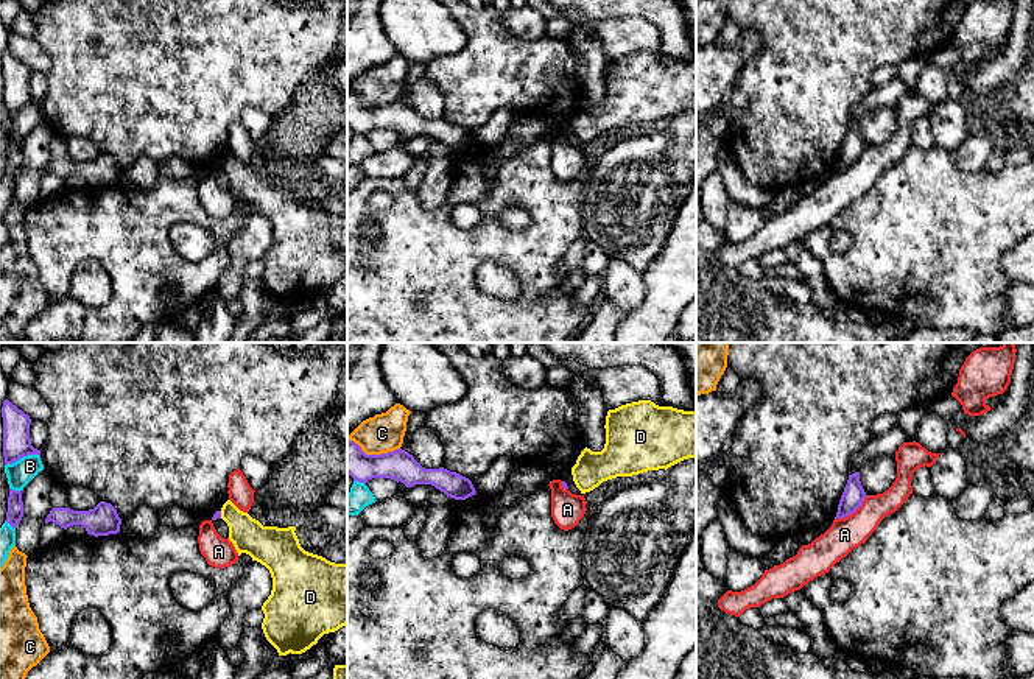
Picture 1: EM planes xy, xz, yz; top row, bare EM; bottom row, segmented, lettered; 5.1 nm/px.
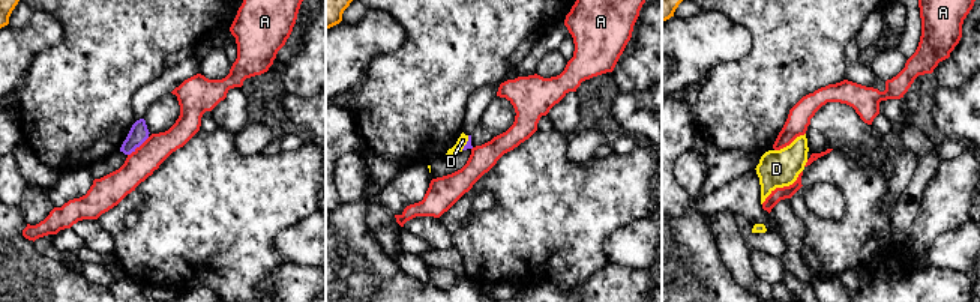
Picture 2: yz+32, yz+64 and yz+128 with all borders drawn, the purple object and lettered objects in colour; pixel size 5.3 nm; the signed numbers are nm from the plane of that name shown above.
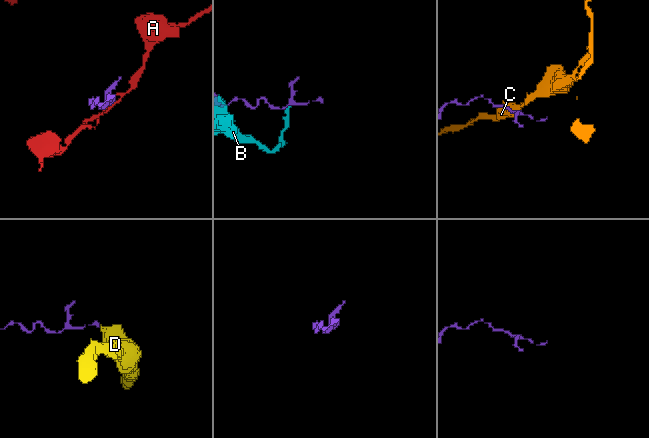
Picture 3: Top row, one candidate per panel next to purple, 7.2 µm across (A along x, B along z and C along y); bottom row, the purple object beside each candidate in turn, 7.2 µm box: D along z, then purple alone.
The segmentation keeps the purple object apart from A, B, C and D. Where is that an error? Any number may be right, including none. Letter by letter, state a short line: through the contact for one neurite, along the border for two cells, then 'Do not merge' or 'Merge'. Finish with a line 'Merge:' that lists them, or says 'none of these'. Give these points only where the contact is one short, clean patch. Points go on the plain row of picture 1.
A: Do not merge
B: Do not merge
C: Do not merge
D: Line: xy (220, 162), (221, 168). Do not merge
Merge: none of these

